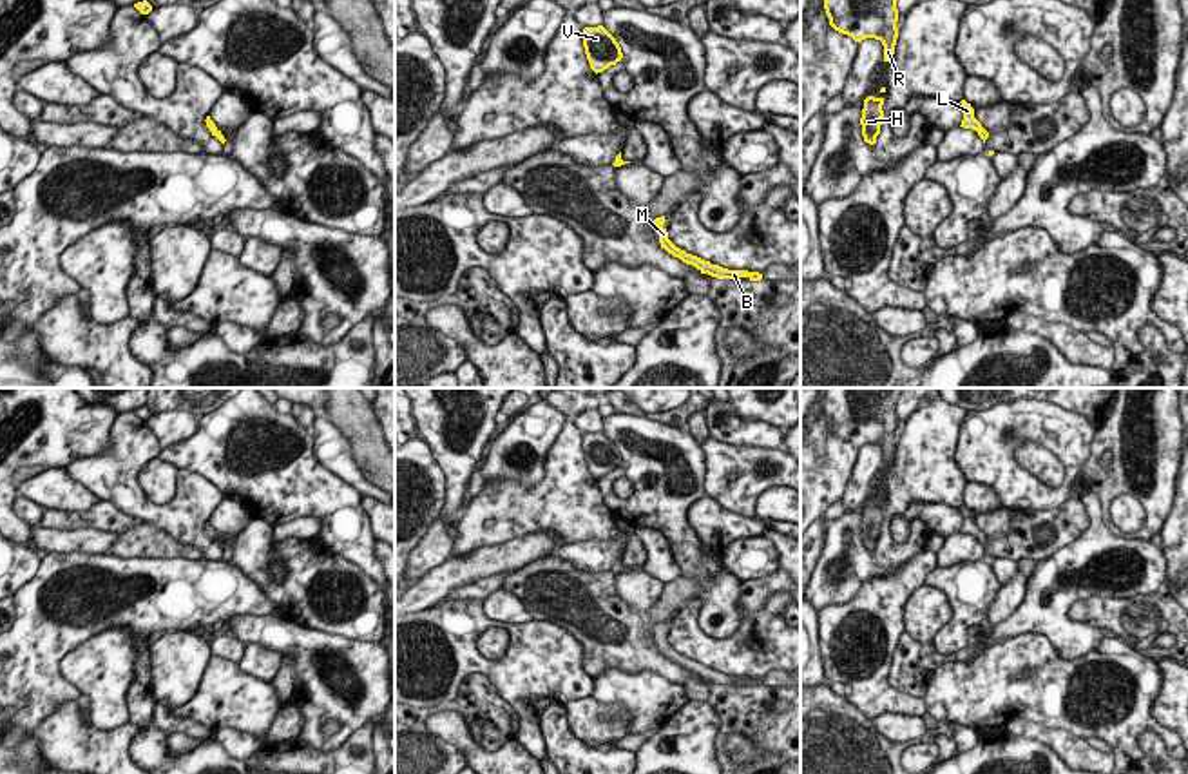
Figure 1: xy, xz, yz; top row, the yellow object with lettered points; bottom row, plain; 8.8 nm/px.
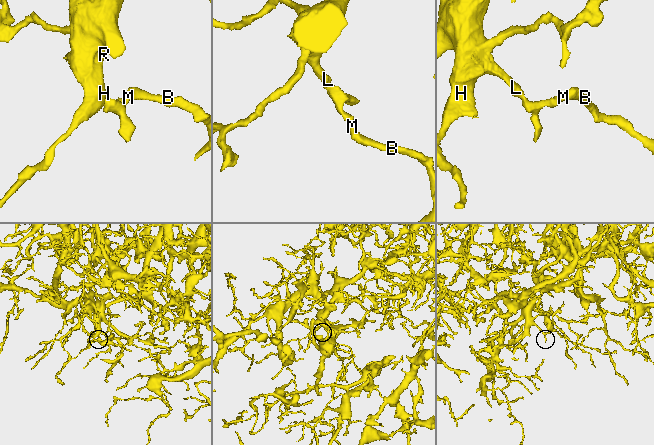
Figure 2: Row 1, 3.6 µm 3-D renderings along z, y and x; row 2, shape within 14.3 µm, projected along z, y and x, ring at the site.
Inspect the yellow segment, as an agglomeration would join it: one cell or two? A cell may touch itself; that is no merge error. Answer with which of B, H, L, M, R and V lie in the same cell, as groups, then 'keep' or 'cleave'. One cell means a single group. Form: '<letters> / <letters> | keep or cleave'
B H L M R V | keep

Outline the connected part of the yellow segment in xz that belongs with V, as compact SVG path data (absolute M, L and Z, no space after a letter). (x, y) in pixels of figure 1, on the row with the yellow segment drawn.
M603 25L585 27L581 38L587 60L596 74L621 62L621 47Z

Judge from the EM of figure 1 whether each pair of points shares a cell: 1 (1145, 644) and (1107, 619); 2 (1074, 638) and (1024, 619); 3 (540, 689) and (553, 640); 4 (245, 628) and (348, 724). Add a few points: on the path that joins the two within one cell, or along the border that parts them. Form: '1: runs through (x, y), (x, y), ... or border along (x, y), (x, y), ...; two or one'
1: runs through (1136, 635), (1116, 619); one
2: runs through (1062, 629), (1051, 619), (1036, 619); one
3: runs through (540, 677), (546, 653); one
4: runs through (276, 633), (314, 666), (330, 693); one

